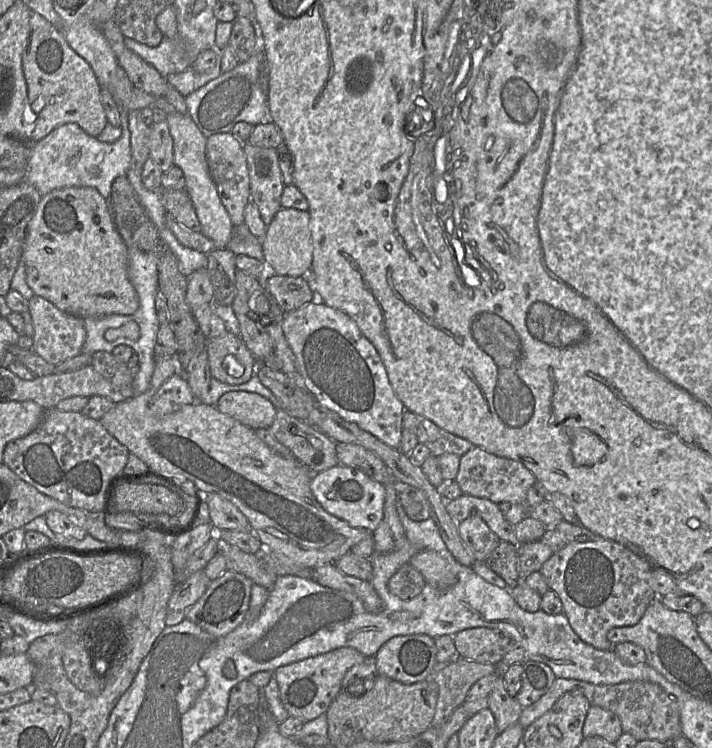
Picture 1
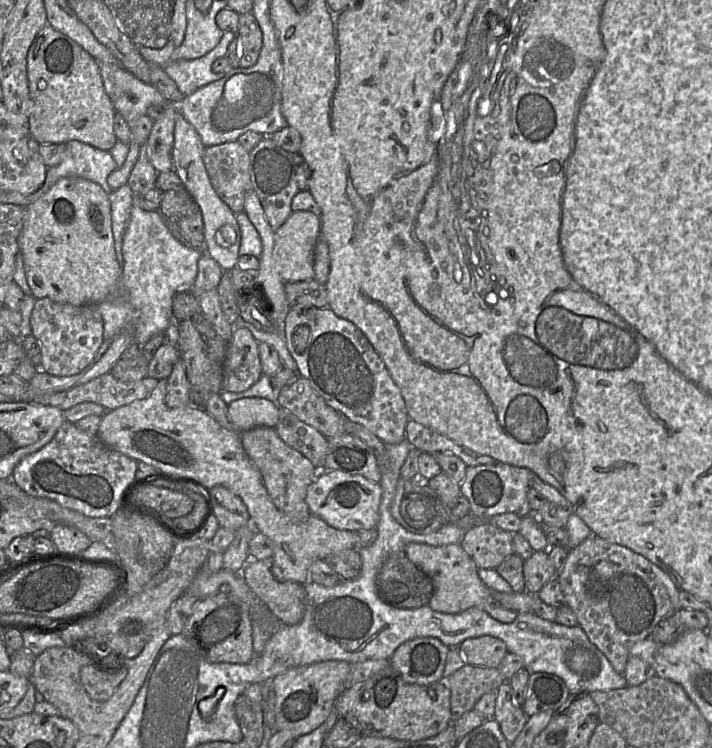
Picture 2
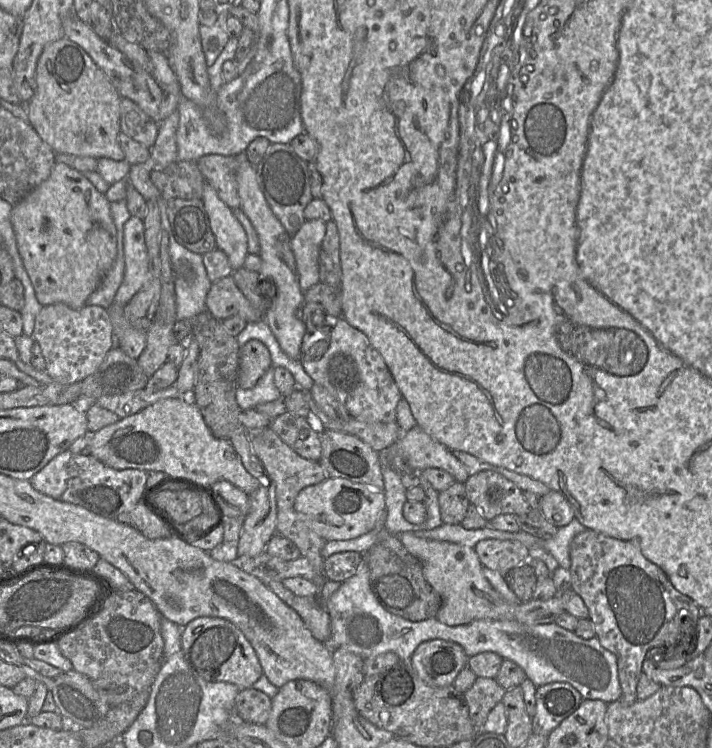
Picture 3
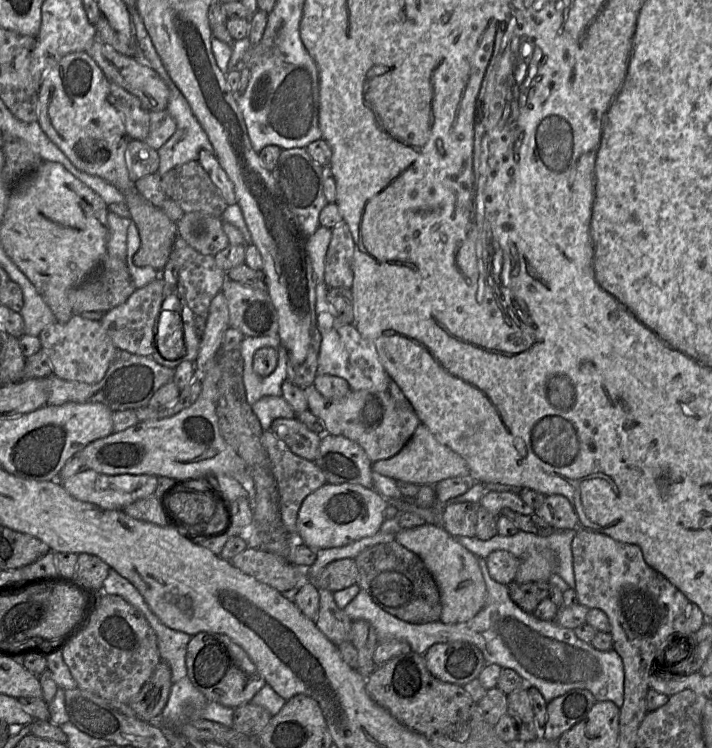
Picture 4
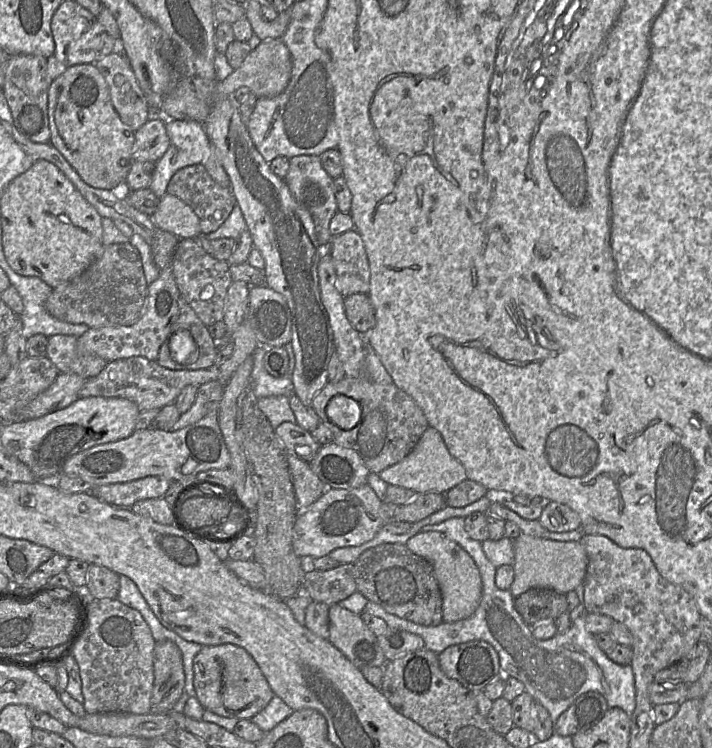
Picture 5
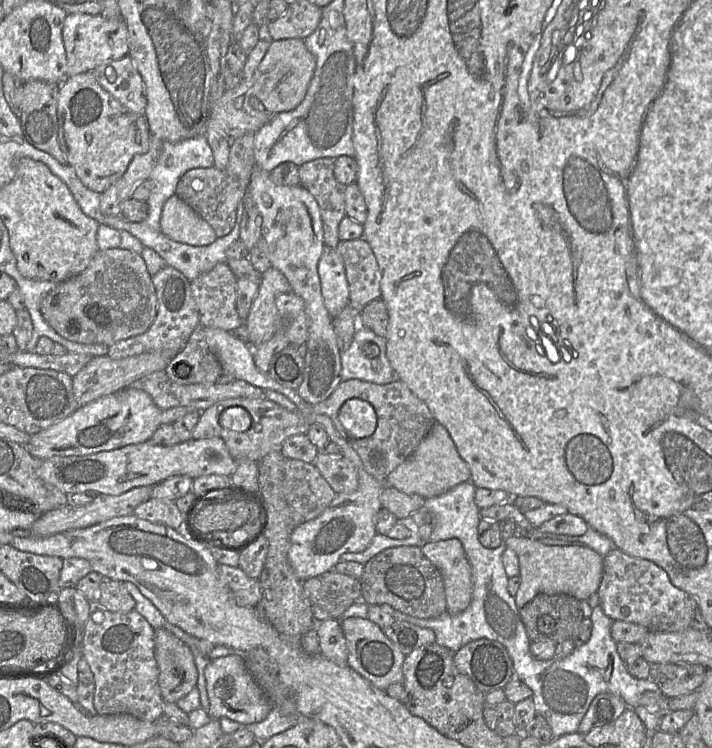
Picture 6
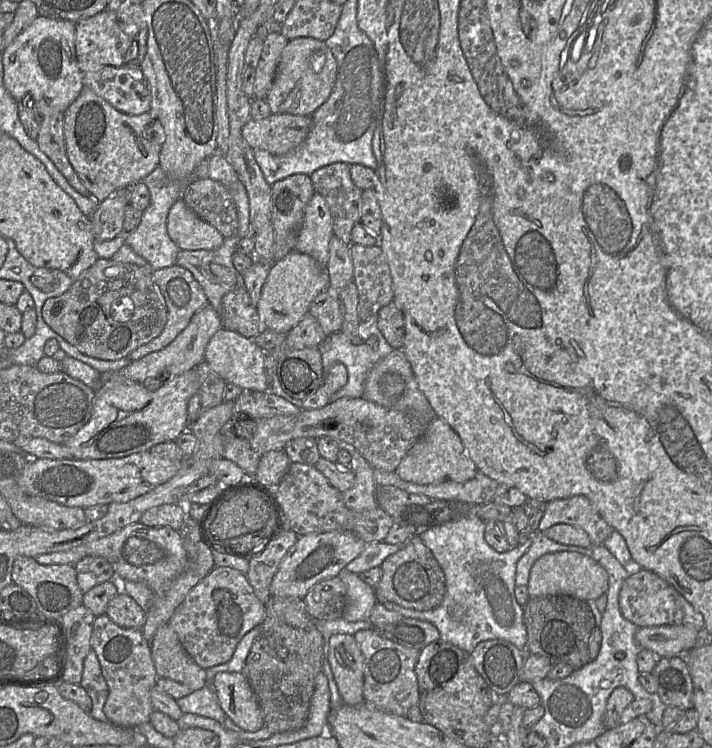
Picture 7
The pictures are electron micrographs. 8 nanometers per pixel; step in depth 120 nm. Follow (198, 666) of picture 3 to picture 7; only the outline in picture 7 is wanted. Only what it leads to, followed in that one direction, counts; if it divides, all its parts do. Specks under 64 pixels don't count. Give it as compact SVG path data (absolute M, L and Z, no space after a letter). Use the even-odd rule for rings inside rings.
M219 672L213 680L212 689L225 714L237 726L248 732L263 727L257 696L243 672Z

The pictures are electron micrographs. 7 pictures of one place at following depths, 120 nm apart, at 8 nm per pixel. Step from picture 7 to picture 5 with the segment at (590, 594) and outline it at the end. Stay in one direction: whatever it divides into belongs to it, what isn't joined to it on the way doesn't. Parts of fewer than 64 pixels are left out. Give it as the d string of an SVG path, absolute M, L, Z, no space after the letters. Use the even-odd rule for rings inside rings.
M521 533L514 539L514 554L514 581L509 589L514 598L531 588L547 588L561 594L567 594L581 586L585 579L588 557L580 542L561 542Z

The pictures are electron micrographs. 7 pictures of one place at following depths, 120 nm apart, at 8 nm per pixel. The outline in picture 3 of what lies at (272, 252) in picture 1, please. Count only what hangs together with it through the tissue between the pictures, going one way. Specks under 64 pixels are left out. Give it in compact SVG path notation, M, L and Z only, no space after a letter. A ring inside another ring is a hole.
M306 220L291 237L291 248L296 260L299 284L303 291L320 282L319 255L325 233L325 222Z

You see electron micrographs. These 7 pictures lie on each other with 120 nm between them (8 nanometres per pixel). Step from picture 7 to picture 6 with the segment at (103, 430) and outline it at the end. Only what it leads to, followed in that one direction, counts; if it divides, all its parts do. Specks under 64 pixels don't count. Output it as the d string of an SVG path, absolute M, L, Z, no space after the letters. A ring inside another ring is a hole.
M122 389L79 407L60 422L31 435L26 448L35 459L43 461L54 456L88 455L146 442L161 425L162 411L144 390Z

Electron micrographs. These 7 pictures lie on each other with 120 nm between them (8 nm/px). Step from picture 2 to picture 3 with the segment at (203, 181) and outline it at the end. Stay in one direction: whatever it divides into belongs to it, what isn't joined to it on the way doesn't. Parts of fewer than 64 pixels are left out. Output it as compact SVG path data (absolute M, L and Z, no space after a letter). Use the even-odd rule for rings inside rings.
M208 182L204 185L201 201L208 214L217 249L227 255L235 272L243 267L248 254L246 232L231 208L218 197L215 189Z

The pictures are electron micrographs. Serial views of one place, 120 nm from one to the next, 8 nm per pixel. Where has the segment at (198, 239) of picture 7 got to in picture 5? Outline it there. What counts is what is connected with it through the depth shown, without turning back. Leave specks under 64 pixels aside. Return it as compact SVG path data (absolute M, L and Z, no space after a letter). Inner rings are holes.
M166 194L158 203L152 216L155 225L180 239L203 235L194 211L179 198Z

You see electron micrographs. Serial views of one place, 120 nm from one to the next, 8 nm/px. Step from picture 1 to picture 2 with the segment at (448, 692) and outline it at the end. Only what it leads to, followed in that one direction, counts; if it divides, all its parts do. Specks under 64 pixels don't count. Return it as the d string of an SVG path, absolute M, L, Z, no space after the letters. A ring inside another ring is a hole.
M468 663L444 679L451 692L453 722L473 710L484 694L496 691L506 681L498 668L474 666Z

